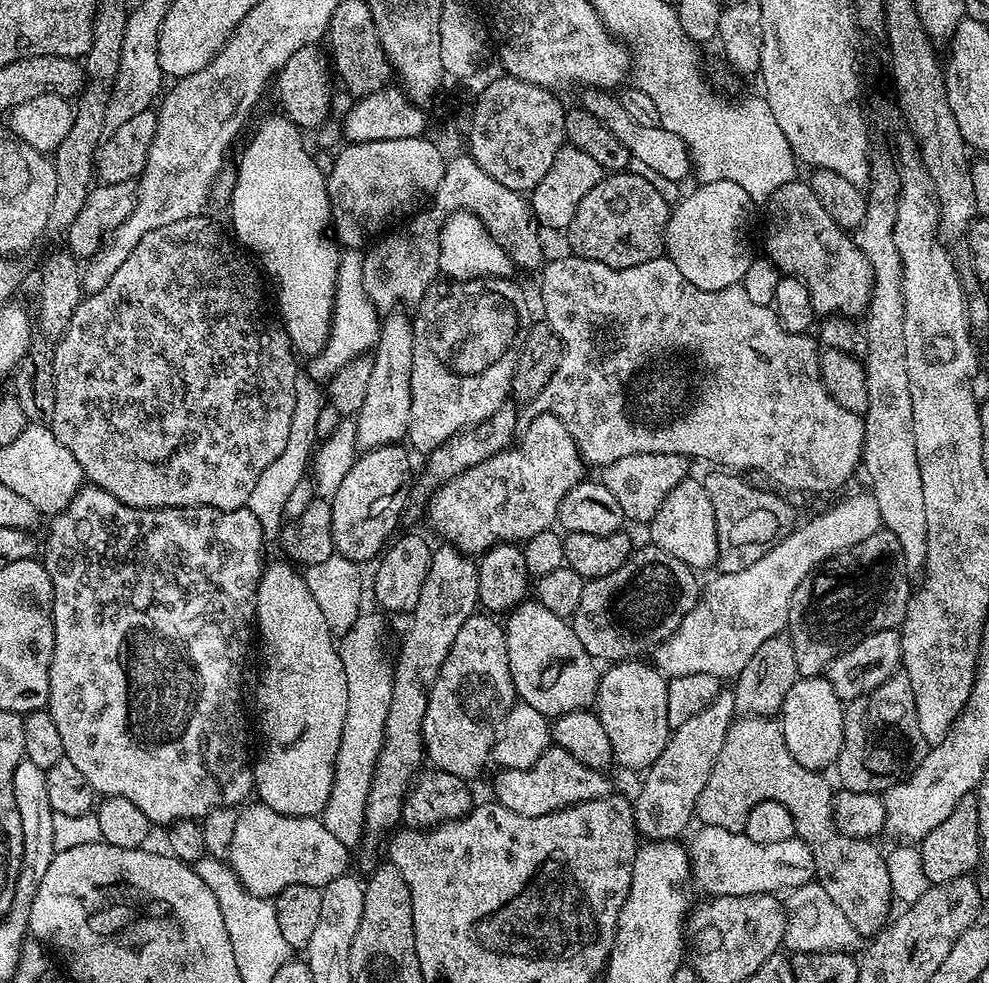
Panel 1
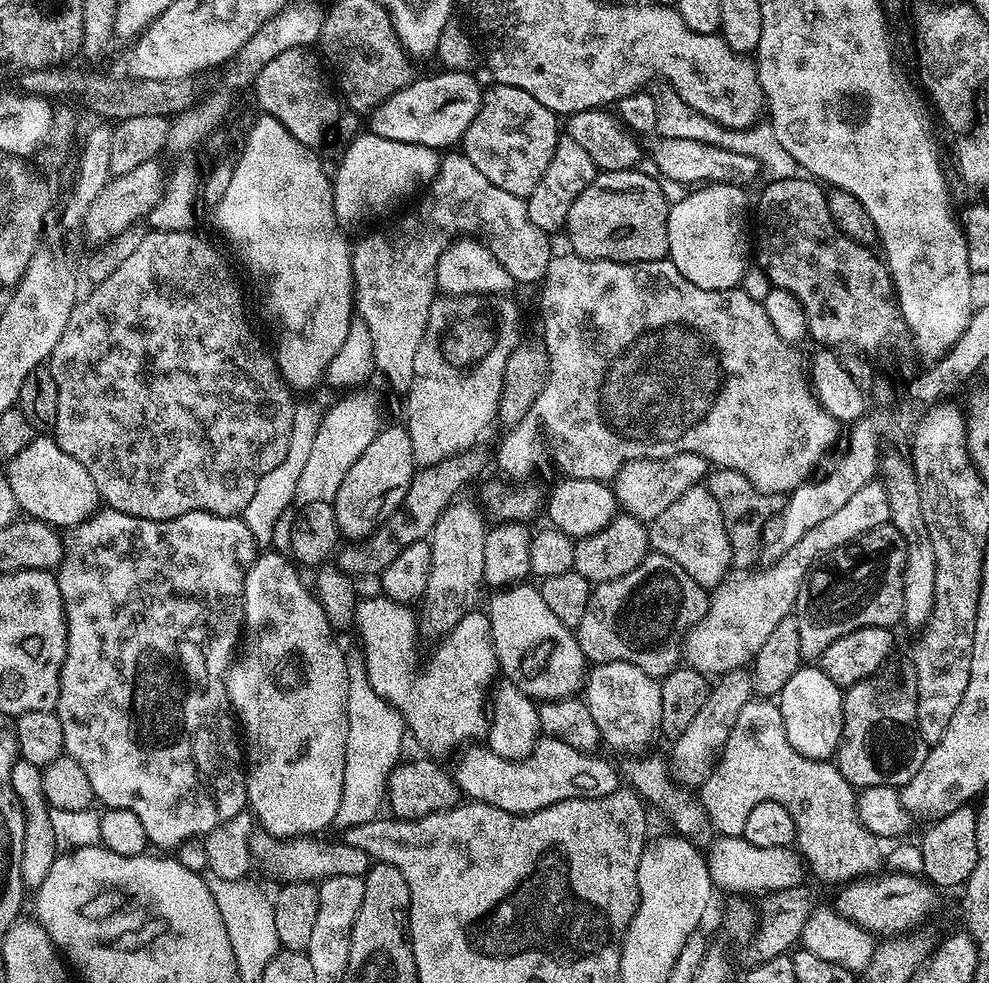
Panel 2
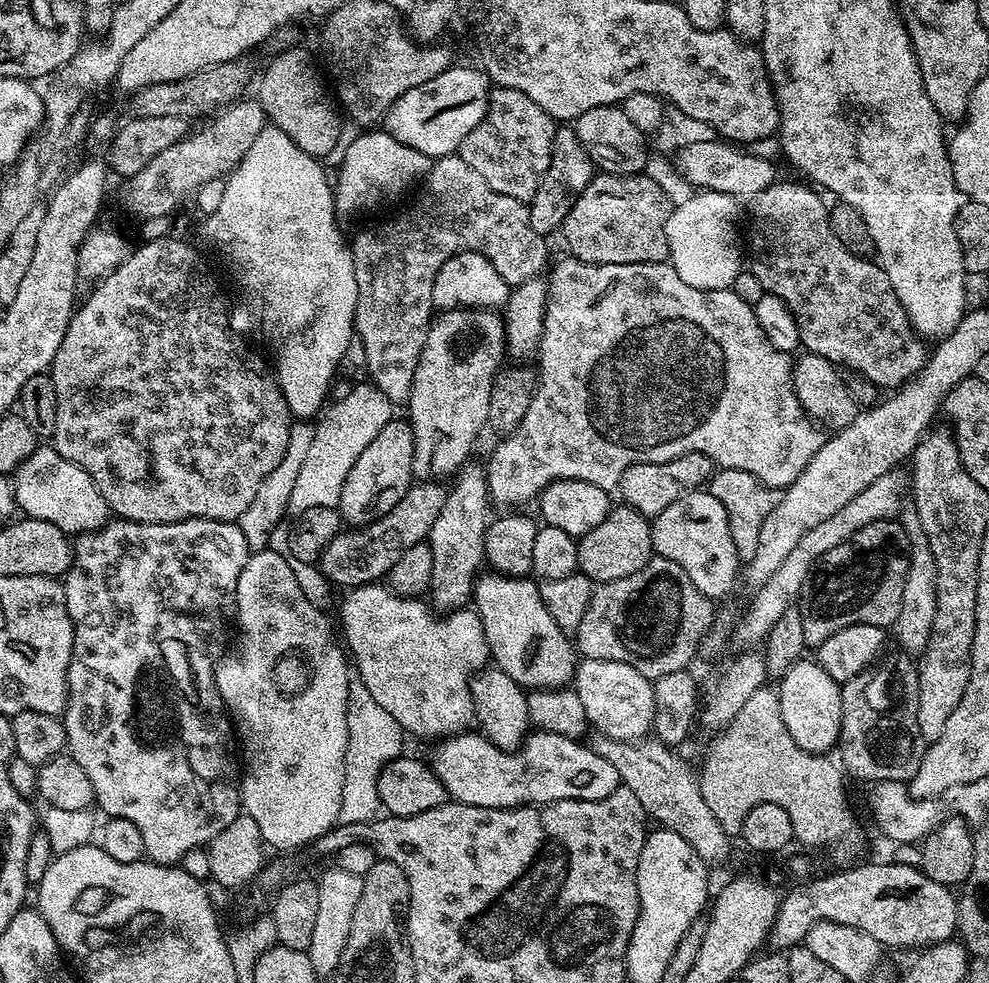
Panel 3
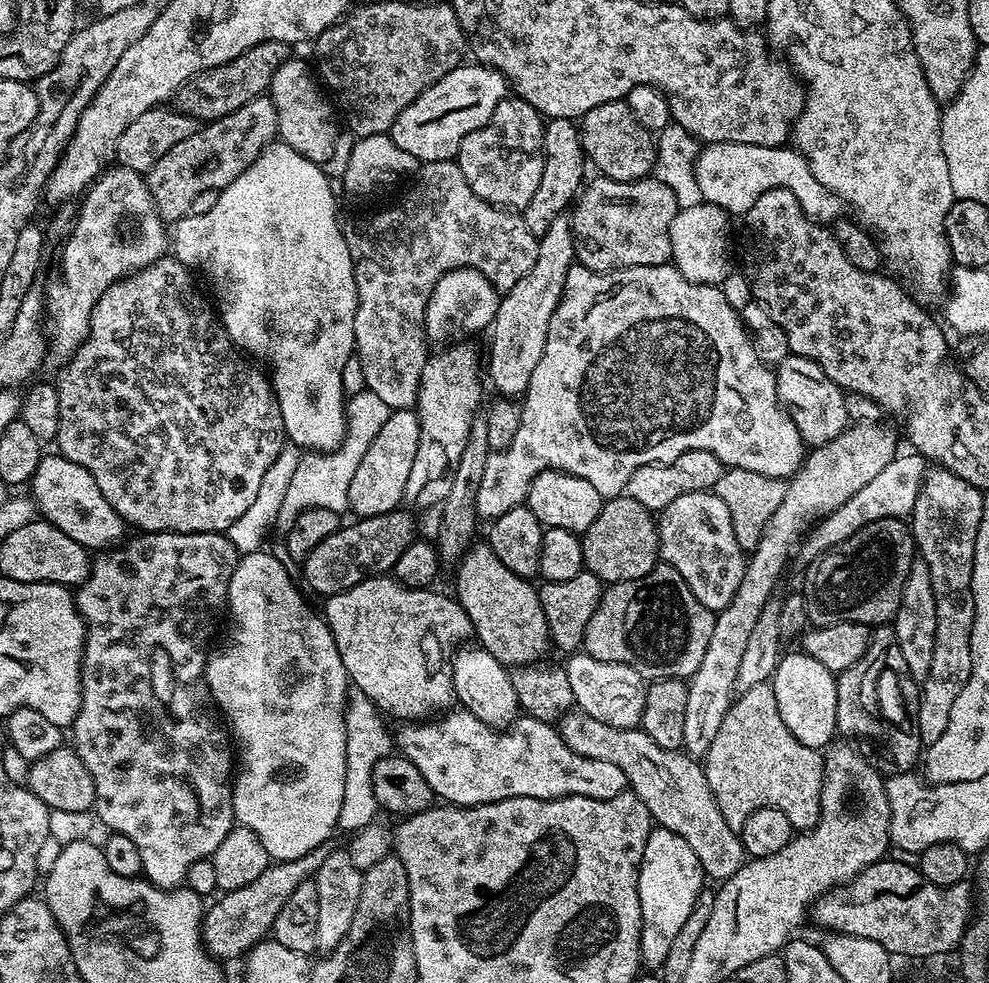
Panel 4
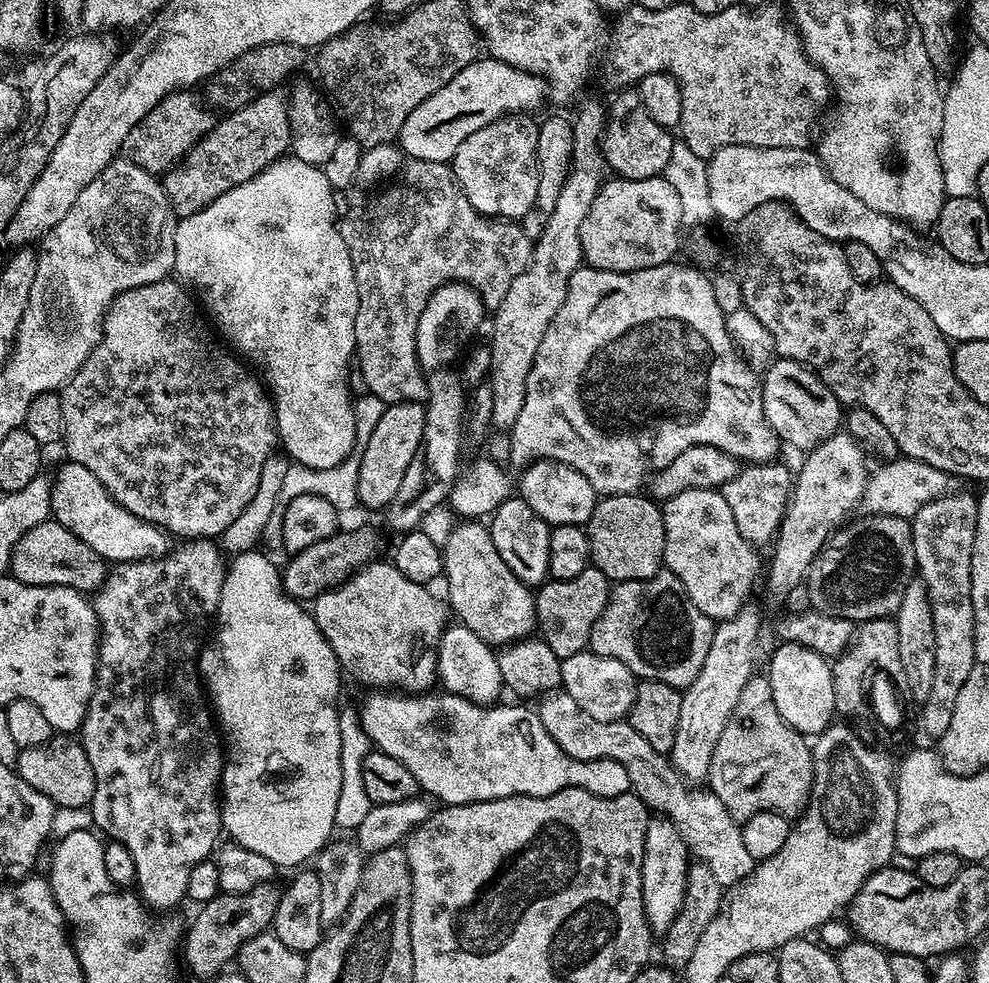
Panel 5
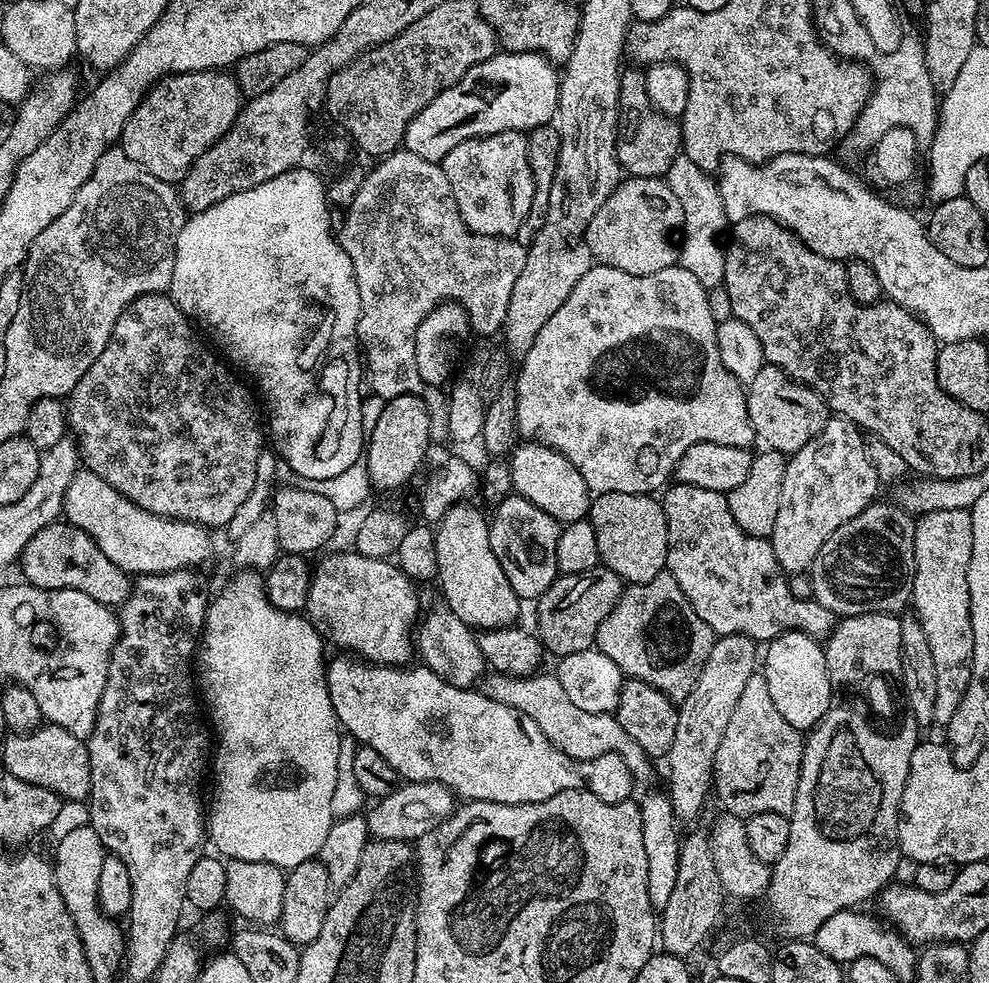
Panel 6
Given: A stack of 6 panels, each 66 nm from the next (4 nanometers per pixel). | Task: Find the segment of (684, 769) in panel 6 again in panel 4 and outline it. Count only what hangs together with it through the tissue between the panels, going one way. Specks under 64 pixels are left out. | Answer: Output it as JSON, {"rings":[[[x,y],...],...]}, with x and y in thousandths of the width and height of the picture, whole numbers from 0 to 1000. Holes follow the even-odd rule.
{"rings":[[[890,429],[862,430],[854,435],[851,442],[847,442],[847,446],[835,450],[829,456],[821,456],[814,463],[813,470],[804,484],[796,489],[795,507],[791,507],[787,519],[783,519],[783,523],[779,523],[779,531],[775,531],[775,539],[770,543],[770,547],[766,547],[766,555],[755,567],[752,587],[742,608],[724,628],[722,645],[718,645],[718,657],[714,657],[714,666],[710,669],[710,678],[706,678],[704,685],[695,693],[694,730],[690,730],[691,764],[695,768],[701,771],[712,770],[718,763],[718,755],[722,755],[722,747],[726,747],[726,739],[730,739],[730,730],[734,730],[736,719],[740,717],[744,704],[746,677],[750,673],[751,663],[754,662],[754,652],[758,649],[758,641],[762,641],[762,633],[766,633],[766,625],[770,625],[770,616],[782,605],[781,596],[793,578],[793,569],[797,566],[800,553],[804,554],[814,540],[813,529],[825,531],[843,519],[847,519],[847,515],[851,515],[851,511],[863,507],[863,503],[868,503],[868,498],[872,498],[872,494],[879,492],[895,474],[900,474],[900,470],[908,462],[905,437],[897,435],[894,431],[886,430]]]}

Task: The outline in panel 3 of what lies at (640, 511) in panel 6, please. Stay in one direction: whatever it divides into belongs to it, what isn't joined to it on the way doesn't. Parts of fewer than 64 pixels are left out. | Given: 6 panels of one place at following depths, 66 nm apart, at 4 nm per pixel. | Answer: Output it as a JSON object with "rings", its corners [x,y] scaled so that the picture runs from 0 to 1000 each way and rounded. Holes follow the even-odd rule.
{"rings":[[[634,515],[626,516],[616,519],[613,527],[609,527],[605,535],[601,535],[601,539],[597,539],[584,549],[584,580],[604,595],[633,588],[633,584],[641,584],[641,580],[649,580],[649,576],[653,576],[653,572],[661,565],[656,526]]]}

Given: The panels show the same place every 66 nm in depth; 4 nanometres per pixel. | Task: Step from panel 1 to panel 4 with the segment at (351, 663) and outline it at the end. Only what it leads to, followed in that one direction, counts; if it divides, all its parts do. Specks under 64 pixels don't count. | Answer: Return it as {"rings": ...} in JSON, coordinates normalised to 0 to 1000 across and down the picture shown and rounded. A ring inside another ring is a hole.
{"rings":[[[359,698],[352,701],[352,714],[348,718],[350,734],[350,805],[346,807],[346,824],[342,824],[341,843],[346,847],[359,848],[374,840],[381,833],[382,819],[374,800],[374,787],[378,787],[378,775],[382,771],[397,768],[398,749],[388,738],[389,729],[380,715]]]}

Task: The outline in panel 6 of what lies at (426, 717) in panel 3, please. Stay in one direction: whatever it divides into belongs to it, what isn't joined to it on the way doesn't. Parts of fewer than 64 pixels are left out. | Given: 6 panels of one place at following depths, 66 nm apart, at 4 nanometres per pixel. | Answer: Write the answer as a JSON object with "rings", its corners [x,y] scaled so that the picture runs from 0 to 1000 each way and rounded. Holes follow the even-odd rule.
{"rings":[[[359,560],[336,562],[321,578],[319,575],[317,585],[311,596],[309,629],[319,637],[324,648],[333,656],[341,655],[344,658],[341,660],[349,664],[359,665],[374,675],[408,678],[419,667],[419,632],[427,623],[421,598],[422,595],[395,569],[370,568]]]}

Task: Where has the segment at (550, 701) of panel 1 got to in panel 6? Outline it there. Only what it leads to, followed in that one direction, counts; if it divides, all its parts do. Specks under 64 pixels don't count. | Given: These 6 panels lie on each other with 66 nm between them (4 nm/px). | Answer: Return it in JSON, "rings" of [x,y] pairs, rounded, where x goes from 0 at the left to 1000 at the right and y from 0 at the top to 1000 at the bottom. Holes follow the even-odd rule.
{"rings":[[[477,511],[458,513],[440,534],[443,580],[441,590],[445,594],[448,613],[463,625],[478,641],[508,639],[519,634],[526,623],[528,611],[520,604],[516,588],[508,581],[508,572],[499,568],[499,555],[495,555],[492,524],[488,525]]]}

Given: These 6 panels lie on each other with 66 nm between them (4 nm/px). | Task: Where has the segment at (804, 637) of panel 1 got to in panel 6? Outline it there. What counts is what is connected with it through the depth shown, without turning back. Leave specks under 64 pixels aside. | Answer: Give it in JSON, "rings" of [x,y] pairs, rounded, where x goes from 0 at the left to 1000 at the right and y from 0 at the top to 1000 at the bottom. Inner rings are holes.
{"rings":[[[890,512],[879,513],[872,523],[847,535],[821,573],[822,607],[847,629],[885,623],[910,625],[919,617],[926,579],[926,529],[905,512]]]}

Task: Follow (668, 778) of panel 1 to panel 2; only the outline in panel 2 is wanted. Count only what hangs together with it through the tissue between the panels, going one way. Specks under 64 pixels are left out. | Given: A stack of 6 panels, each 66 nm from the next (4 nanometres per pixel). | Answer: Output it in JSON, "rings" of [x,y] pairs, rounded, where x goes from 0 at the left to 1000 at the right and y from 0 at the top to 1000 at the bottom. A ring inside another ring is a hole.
{"rings":[[[744,680],[741,684],[731,685],[725,692],[728,693],[725,696],[723,693],[710,722],[706,722],[698,739],[694,739],[694,743],[690,743],[690,747],[683,750],[680,756],[684,758],[679,761],[677,789],[685,799],[693,803],[704,804],[714,796],[714,791],[720,786],[720,781],[728,772],[728,764],[732,761],[732,756],[742,739],[742,733],[746,730],[746,725],[750,723],[750,718],[754,718],[754,714],[762,708],[760,689],[752,680]]]}

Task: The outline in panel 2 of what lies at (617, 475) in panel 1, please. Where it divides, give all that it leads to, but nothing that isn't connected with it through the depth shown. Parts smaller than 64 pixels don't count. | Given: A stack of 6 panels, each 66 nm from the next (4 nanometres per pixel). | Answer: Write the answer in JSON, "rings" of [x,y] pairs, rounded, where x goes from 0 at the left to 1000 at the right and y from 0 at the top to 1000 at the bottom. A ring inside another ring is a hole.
{"rings":[[[691,460],[673,466],[649,466],[633,470],[623,480],[617,495],[623,505],[626,520],[642,529],[657,531],[673,519],[673,515],[686,511],[694,498],[705,495],[715,485],[718,473],[706,462]]]}

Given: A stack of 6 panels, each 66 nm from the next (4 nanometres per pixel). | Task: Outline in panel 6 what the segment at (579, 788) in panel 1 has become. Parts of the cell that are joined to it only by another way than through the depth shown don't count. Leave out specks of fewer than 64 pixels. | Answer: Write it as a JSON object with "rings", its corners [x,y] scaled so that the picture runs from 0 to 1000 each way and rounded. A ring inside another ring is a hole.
{"rings":[[[356,665],[340,666],[344,667],[338,668],[337,671],[335,668],[331,672],[330,683],[332,685],[334,714],[338,718],[345,742],[351,748],[357,749],[365,758],[382,763],[382,767],[386,767],[386,771],[390,771],[390,775],[394,775],[394,779],[398,779],[398,783],[403,787],[405,795],[419,798],[443,796],[452,800],[458,808],[469,816],[490,814],[491,816],[508,816],[509,818],[539,818],[540,816],[548,816],[568,804],[589,802],[592,800],[595,805],[600,806],[605,812],[609,812],[609,816],[629,816],[640,809],[641,795],[639,788],[633,779],[633,775],[629,775],[629,771],[625,767],[609,767],[600,773],[577,773],[572,767],[568,767],[568,763],[564,763],[559,759],[556,751],[552,751],[552,747],[548,747],[548,743],[544,743],[544,734],[540,734],[540,730],[532,730],[532,726],[528,726],[508,714],[499,714],[495,709],[490,708],[488,703],[464,700],[458,696],[452,696],[450,692],[443,690],[443,686],[439,686],[434,680],[428,678],[417,680],[418,678],[374,675],[371,671],[365,671]]]}

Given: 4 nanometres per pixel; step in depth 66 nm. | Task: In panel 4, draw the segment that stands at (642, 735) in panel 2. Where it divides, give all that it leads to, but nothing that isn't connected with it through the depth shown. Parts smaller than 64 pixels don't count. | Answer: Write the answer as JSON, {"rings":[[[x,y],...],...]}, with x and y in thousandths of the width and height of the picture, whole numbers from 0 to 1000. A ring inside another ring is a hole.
{"rings":[[[586,661],[573,668],[572,683],[576,692],[576,702],[580,702],[581,719],[587,724],[605,730],[613,739],[642,741],[646,738],[651,721],[653,693],[640,680],[632,675],[609,673]]]}

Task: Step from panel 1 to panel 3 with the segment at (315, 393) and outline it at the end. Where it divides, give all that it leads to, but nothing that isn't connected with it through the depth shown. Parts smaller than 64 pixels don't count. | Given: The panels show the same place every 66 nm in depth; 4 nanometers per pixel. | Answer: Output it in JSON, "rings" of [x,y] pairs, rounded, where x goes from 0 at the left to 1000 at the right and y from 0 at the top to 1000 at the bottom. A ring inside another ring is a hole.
{"rings":[[[296,430],[293,437],[293,450],[289,454],[289,462],[285,462],[285,470],[281,470],[281,474],[277,474],[277,478],[273,478],[273,482],[269,482],[269,486],[265,486],[265,494],[261,494],[253,515],[249,515],[249,519],[243,524],[241,532],[252,558],[270,558],[282,566],[294,567],[293,539],[295,535],[291,531],[283,533],[283,528],[292,524],[293,503],[296,502],[298,490],[301,489],[301,480],[305,475],[305,470],[308,469],[309,462],[312,461],[313,452],[317,449],[317,442],[319,434],[314,430]]]}

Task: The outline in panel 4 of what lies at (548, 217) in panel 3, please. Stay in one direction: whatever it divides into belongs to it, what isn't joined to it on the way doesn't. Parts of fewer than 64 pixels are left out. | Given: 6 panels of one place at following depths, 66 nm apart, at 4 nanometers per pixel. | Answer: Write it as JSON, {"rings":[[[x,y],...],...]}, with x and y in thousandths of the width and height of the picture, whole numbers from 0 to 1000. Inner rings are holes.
{"rings":[[[572,120],[554,122],[550,127],[548,149],[550,150],[548,182],[544,185],[544,193],[540,193],[540,201],[536,201],[536,205],[528,214],[532,230],[544,242],[549,240],[556,226],[560,226],[560,222],[575,215],[576,209],[592,186],[590,167],[593,171],[590,150],[586,143],[586,132],[582,122]]]}

